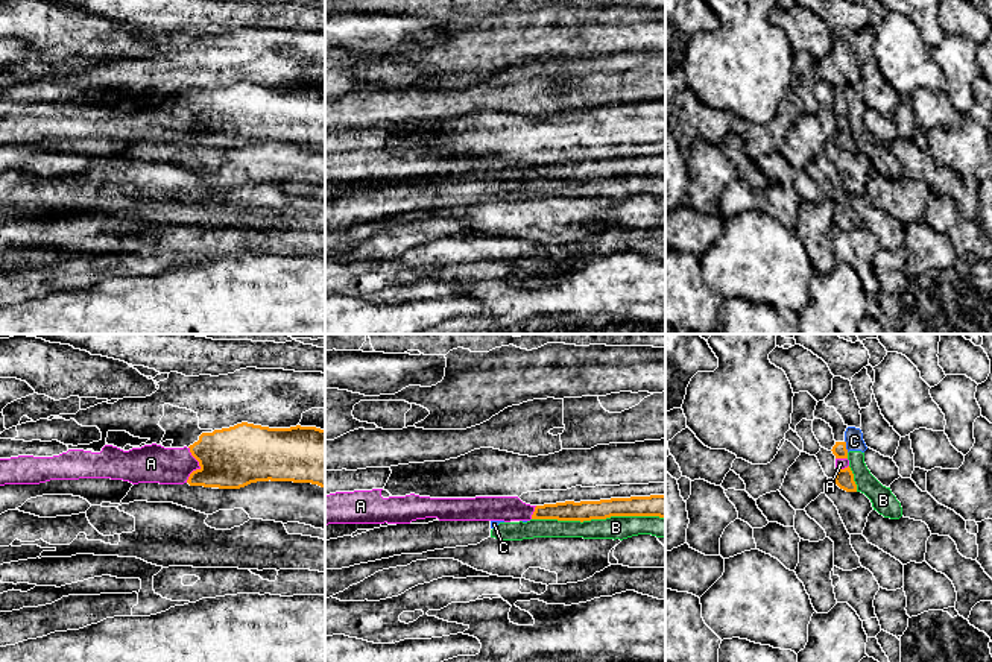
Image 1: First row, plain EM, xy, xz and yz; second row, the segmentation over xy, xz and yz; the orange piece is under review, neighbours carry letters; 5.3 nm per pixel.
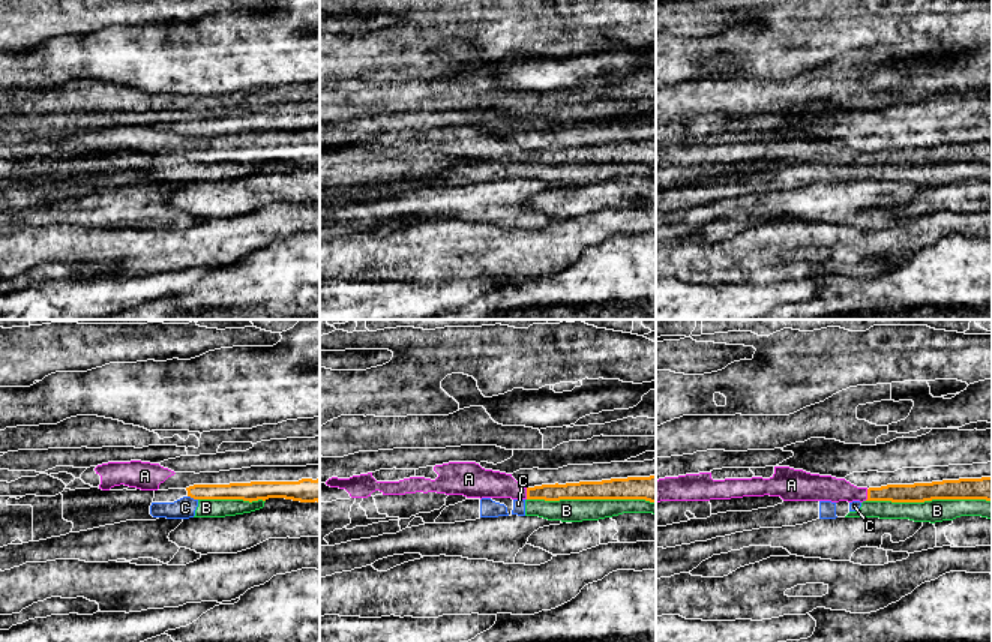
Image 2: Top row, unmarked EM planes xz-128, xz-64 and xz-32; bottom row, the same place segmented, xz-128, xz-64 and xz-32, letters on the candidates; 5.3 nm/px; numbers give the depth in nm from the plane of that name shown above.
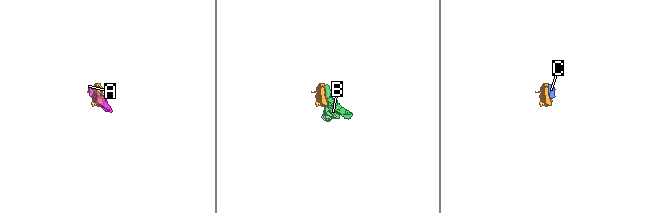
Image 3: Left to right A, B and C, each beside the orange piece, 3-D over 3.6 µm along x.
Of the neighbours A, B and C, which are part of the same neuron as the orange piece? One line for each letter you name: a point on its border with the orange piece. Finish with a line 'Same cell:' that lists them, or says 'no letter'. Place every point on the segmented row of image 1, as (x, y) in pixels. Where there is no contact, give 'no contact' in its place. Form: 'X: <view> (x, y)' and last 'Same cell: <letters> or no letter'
A: xy (199, 465)
Same cell: A

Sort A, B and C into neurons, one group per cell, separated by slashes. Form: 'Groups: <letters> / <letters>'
Groups: A / B C

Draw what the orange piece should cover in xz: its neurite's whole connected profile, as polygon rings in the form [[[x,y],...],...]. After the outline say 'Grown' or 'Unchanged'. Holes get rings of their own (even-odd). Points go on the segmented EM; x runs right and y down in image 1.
[[[383,489],[325,495],[328,524],[410,524],[416,519],[439,521],[591,521],[611,516],[659,516],[665,519],[665,495],[565,501],[530,506],[518,496],[430,498],[415,493],[381,496]]]. Grown

